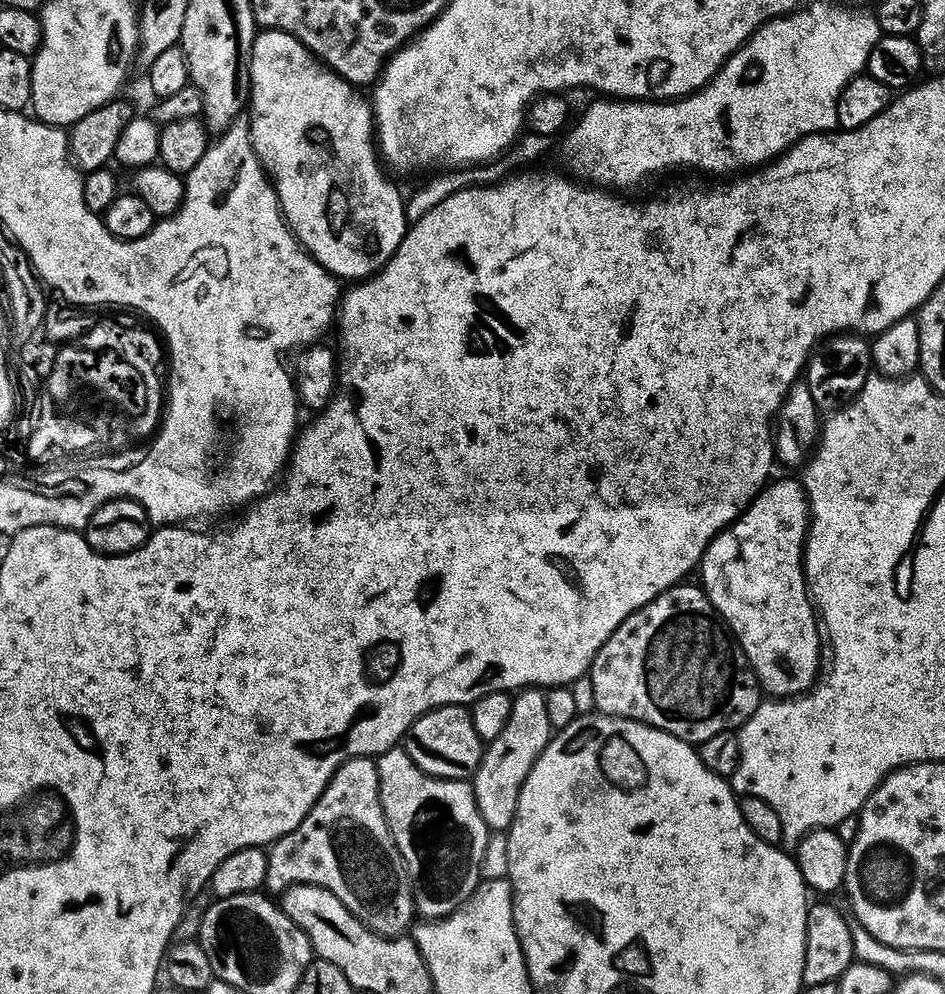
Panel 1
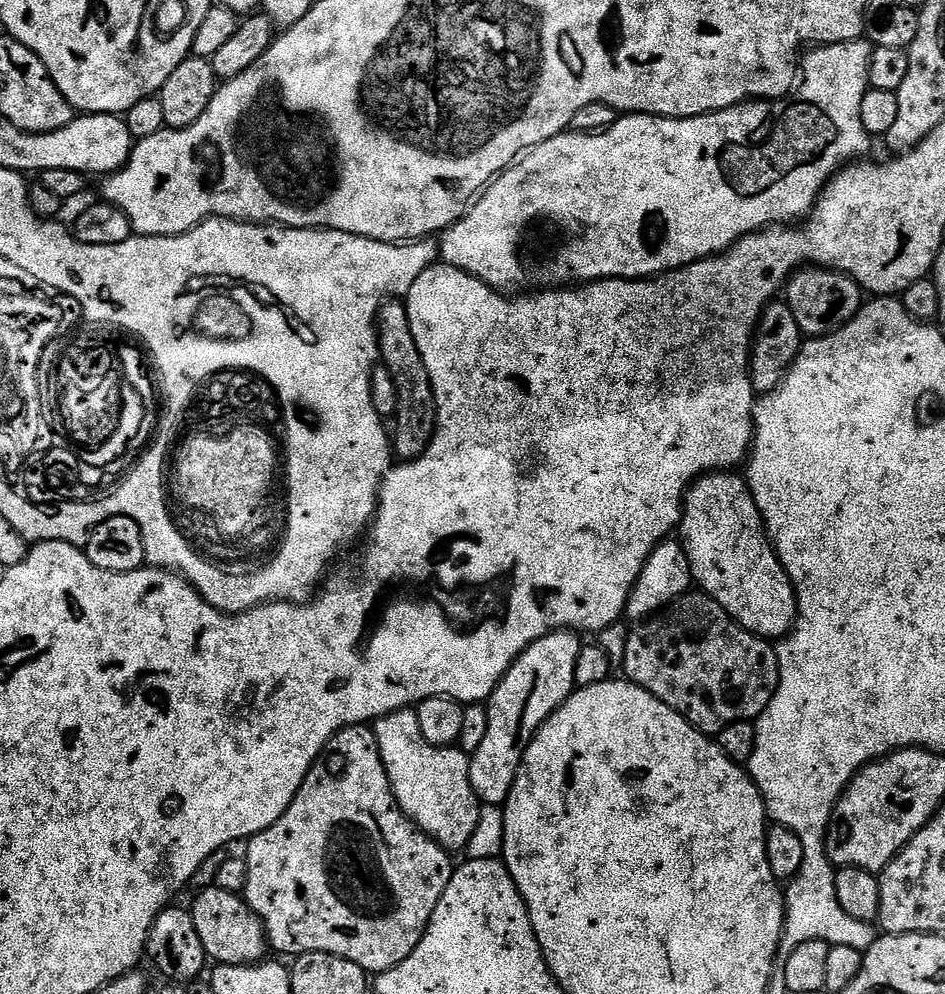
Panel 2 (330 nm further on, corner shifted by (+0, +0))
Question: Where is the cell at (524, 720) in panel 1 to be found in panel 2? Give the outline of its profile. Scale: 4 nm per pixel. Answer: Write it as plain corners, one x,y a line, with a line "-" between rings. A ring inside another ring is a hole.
561,630
529,644
492,691
486,704
486,739
476,752
471,753
468,762
468,773
476,799
485,805
500,806
507,800
528,744
550,718
550,714
562,707
576,688
574,666
582,644
575,639
579,640
571,631

